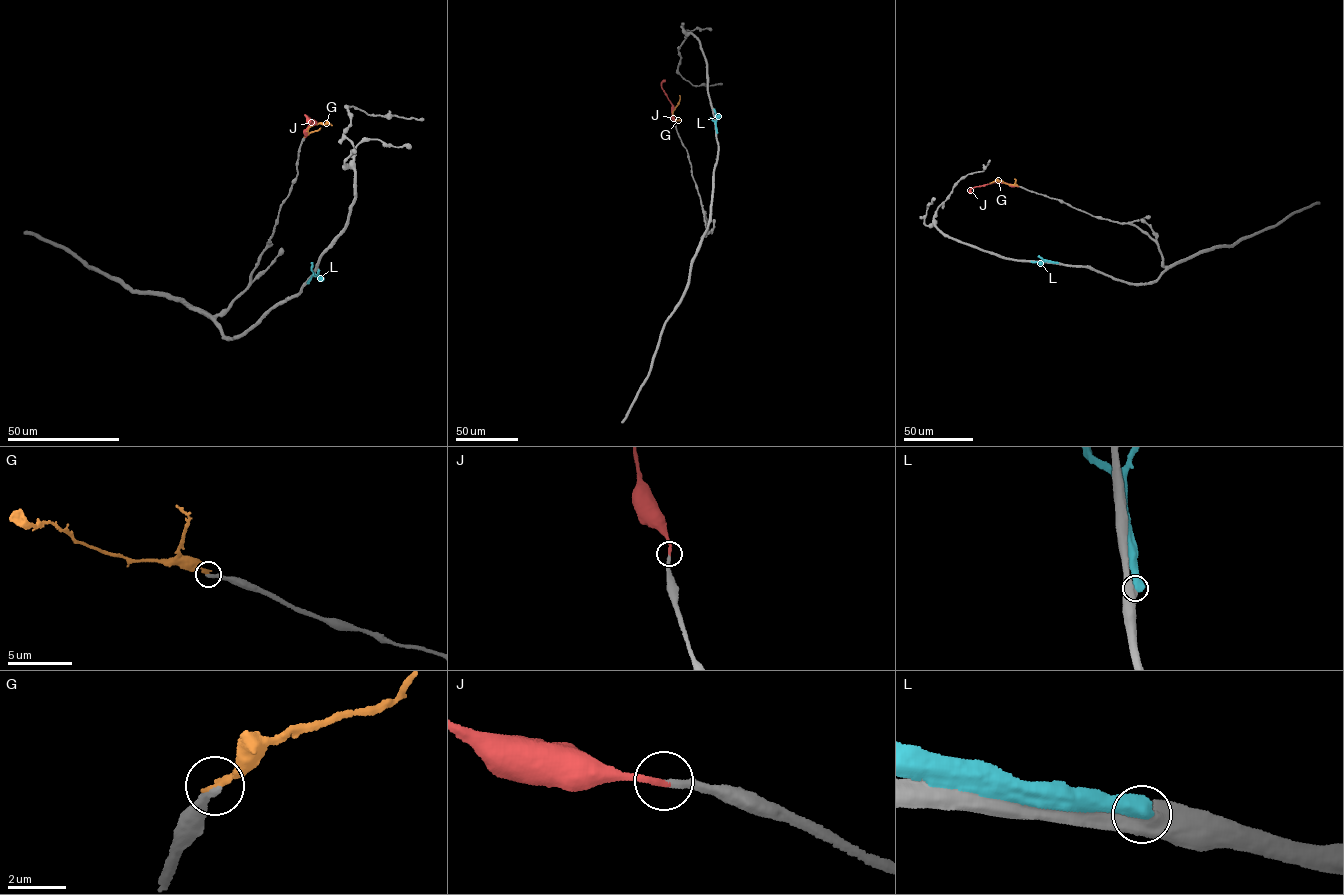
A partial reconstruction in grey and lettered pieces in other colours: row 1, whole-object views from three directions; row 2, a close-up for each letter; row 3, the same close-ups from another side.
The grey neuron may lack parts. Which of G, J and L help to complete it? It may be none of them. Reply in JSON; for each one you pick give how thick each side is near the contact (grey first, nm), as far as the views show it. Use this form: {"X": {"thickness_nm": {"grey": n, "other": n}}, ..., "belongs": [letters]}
{"J": {"thickness_nm": {"grey": 240, "other": 240}}, "belongs": ["J"]}

